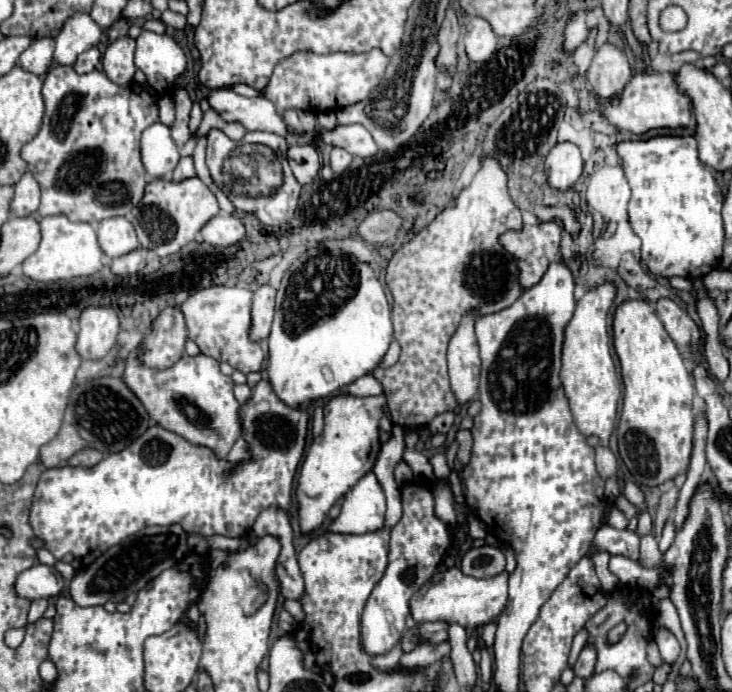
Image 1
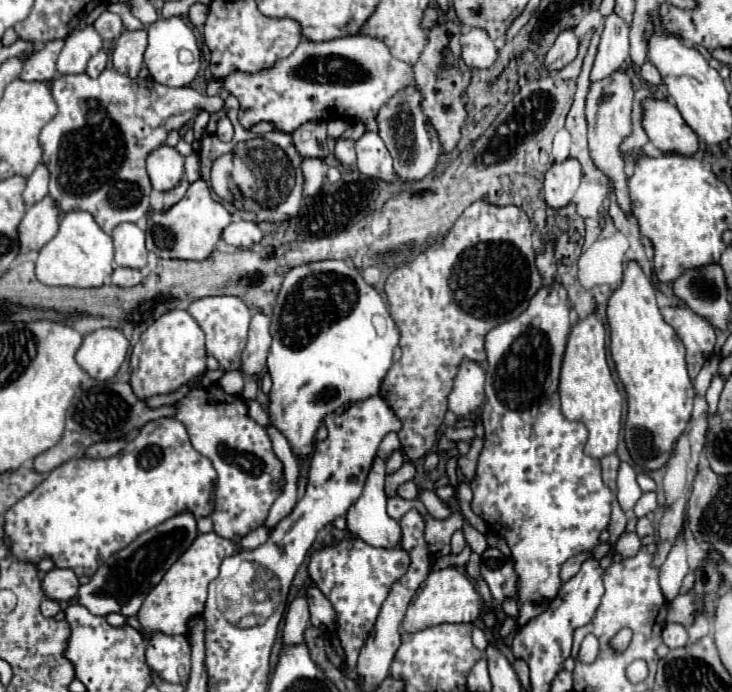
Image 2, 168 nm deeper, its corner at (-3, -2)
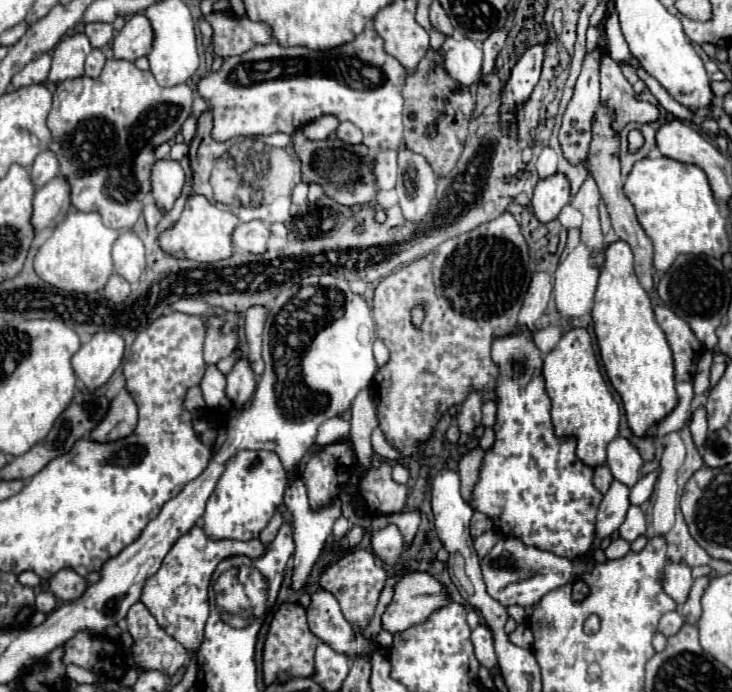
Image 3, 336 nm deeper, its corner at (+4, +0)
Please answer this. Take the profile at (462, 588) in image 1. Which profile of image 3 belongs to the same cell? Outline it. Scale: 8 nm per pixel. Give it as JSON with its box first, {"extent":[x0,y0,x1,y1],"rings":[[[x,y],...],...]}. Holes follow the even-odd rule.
{"extent":[382,572,448,634],"rings":[[[410,572],[394,584],[392,602],[382,614],[382,628],[390,634],[424,622],[438,606],[448,602],[448,592],[430,574]]]}

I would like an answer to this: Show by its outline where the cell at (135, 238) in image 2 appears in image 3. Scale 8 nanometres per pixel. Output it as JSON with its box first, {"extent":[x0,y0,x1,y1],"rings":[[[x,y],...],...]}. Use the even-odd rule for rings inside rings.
{"extent":[112,230,146,284],"rings":[[[130,230],[120,234],[118,242],[114,242],[114,248],[112,248],[112,260],[114,260],[116,274],[126,278],[130,284],[138,282],[140,274],[146,268],[142,240]]]}

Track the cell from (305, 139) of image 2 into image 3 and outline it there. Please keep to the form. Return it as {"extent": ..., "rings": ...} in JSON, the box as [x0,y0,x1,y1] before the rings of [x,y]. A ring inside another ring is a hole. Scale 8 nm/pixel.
{"extent":[293,130,386,222],"rings":[[[298,130],[294,134],[293,140],[295,154],[302,164],[301,179],[303,182],[322,184],[324,194],[342,206],[350,208],[350,206],[368,204],[374,210],[378,222],[386,220],[384,208],[378,208],[378,204],[376,204],[376,180],[374,180],[372,168],[368,164],[364,164],[364,158],[356,148],[342,144],[340,140],[336,140],[334,134],[322,142],[312,142]]]}

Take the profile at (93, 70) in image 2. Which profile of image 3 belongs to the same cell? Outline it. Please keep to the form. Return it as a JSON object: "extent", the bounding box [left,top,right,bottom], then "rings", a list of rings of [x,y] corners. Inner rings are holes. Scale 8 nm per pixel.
{"extent":[86,50,106,78],"rings":[[[92,50],[92,52],[88,54],[88,58],[86,58],[86,76],[90,76],[90,78],[98,78],[100,72],[102,72],[104,62],[106,62],[104,54],[102,54],[100,50]]]}

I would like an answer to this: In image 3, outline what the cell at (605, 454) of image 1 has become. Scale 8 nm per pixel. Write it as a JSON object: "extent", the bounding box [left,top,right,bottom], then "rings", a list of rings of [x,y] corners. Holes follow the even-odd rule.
{"extent":[594,466,612,494],"rings":[[[596,466],[594,468],[594,486],[596,486],[596,490],[606,494],[606,490],[610,488],[610,482],[612,482],[610,468],[608,466]]]}

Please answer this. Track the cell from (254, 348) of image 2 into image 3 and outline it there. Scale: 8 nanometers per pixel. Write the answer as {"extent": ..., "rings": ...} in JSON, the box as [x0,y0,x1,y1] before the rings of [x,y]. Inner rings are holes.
{"extent":[226,360,256,408],"rings":[[[240,360],[232,368],[226,380],[228,380],[228,386],[226,386],[228,400],[232,402],[234,408],[244,408],[256,390],[256,378],[250,370],[248,360]]]}

